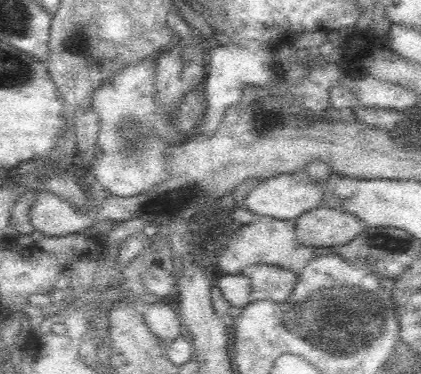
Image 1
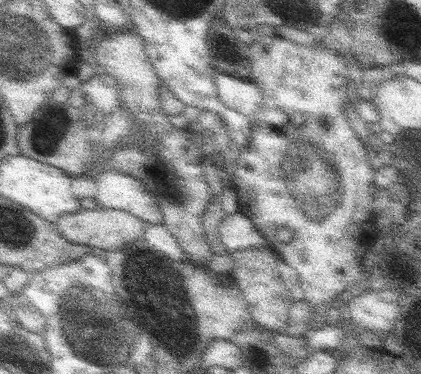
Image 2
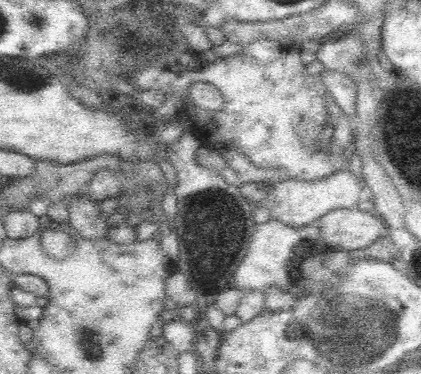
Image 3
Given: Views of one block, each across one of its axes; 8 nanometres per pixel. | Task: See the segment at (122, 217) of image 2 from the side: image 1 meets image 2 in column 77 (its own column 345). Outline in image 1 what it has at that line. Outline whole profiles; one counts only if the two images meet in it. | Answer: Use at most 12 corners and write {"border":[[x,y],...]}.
{"border":[[314,208],[296,222],[304,246],[342,246],[364,222],[340,208]]}

